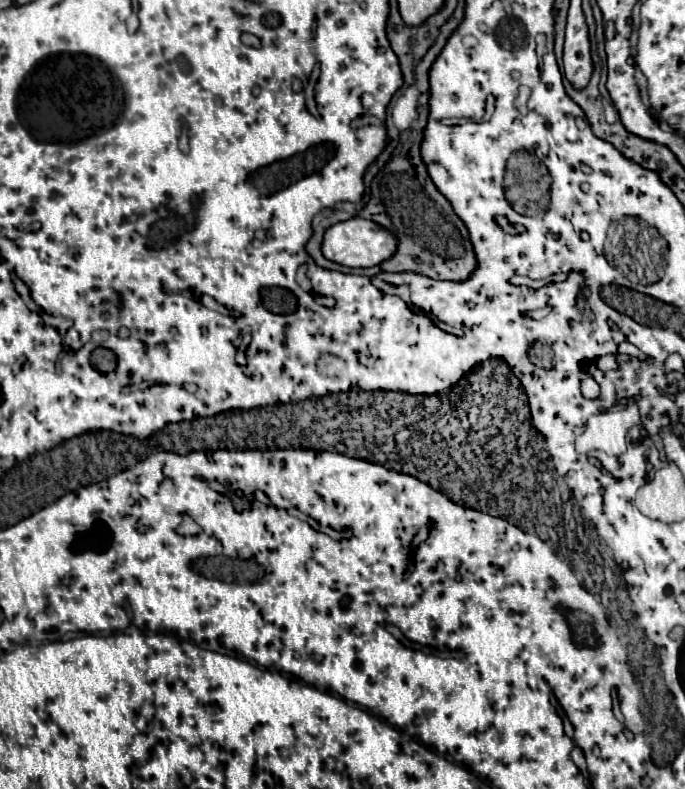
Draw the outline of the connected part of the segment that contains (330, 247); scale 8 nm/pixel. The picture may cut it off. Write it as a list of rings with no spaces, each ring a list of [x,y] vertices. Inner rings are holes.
[[[353,217],[349,221],[329,227],[325,233],[325,241],[323,241],[323,255],[327,259],[347,265],[347,267],[375,267],[375,265],[381,265],[383,261],[387,261],[389,257],[393,257],[395,251],[397,251],[395,235],[391,231],[383,229],[381,225],[361,219],[361,217]]]

